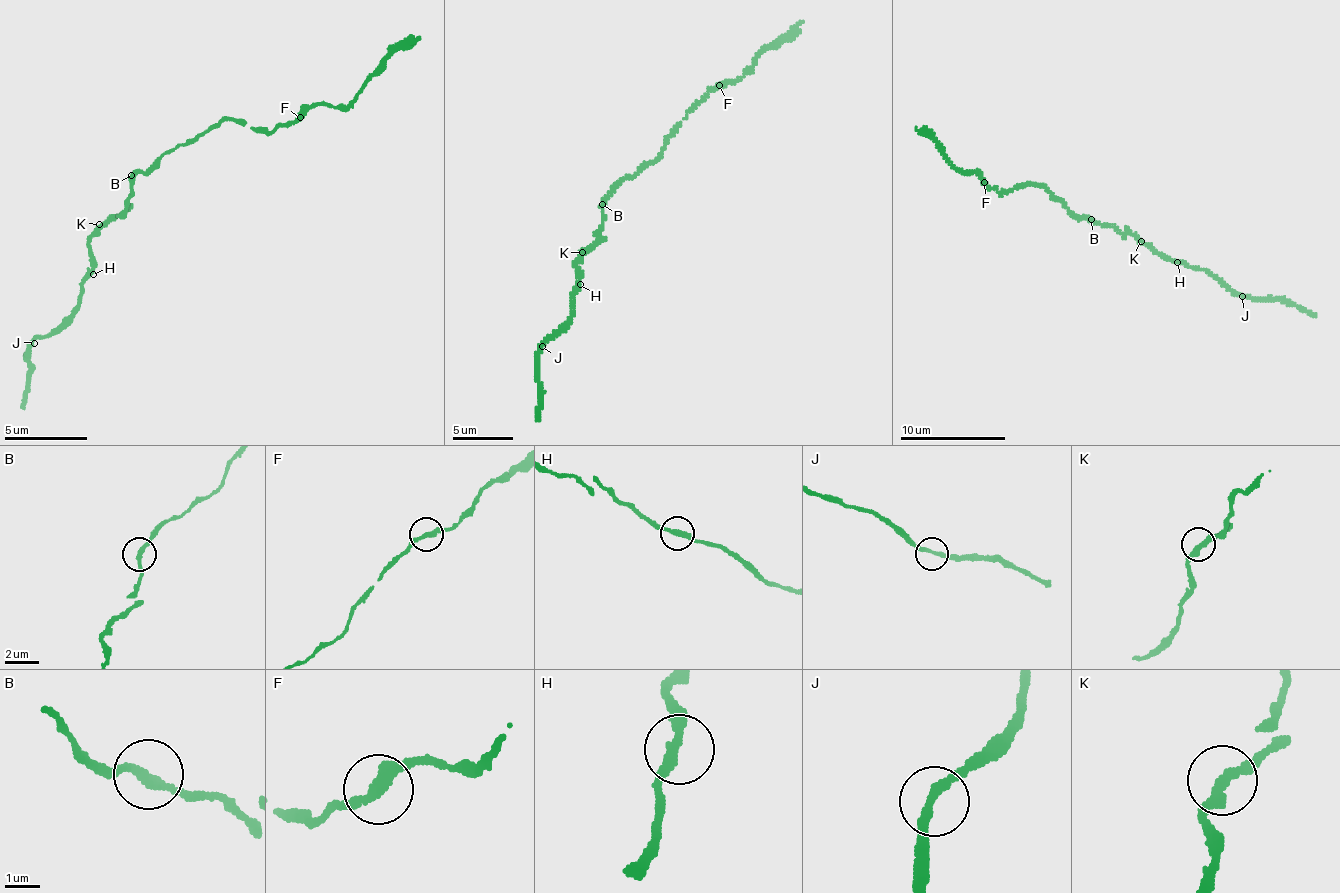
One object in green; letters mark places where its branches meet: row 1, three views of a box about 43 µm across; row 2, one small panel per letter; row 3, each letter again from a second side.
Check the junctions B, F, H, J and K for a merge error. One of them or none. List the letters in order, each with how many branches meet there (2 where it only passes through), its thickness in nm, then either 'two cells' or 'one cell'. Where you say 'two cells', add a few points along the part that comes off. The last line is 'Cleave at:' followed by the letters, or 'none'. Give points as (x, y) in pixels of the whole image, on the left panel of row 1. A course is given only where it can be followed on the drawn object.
B: 2 branches meet; 240 nm thick; one cell
F: 2 branches meet; 280 nm thick; two cells; foreign part runs (301, 117), (322, 106), (348, 104), (391, 51), (422, 34)
H: 2 branches meet; 260 nm thick; one cell
J: 2 branches meet; 240 nm thick; one cell
K: 2 branches meet; 280 nm thick; one cell
Cleave at: F

